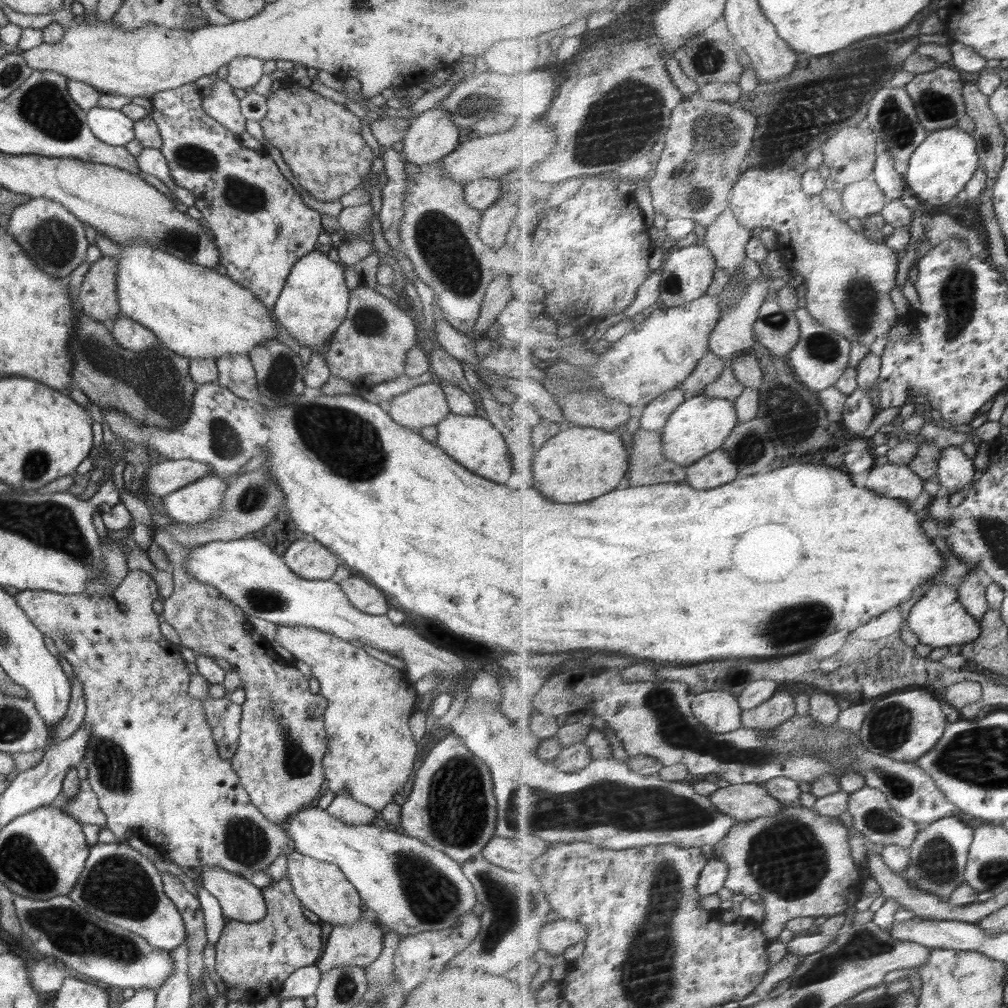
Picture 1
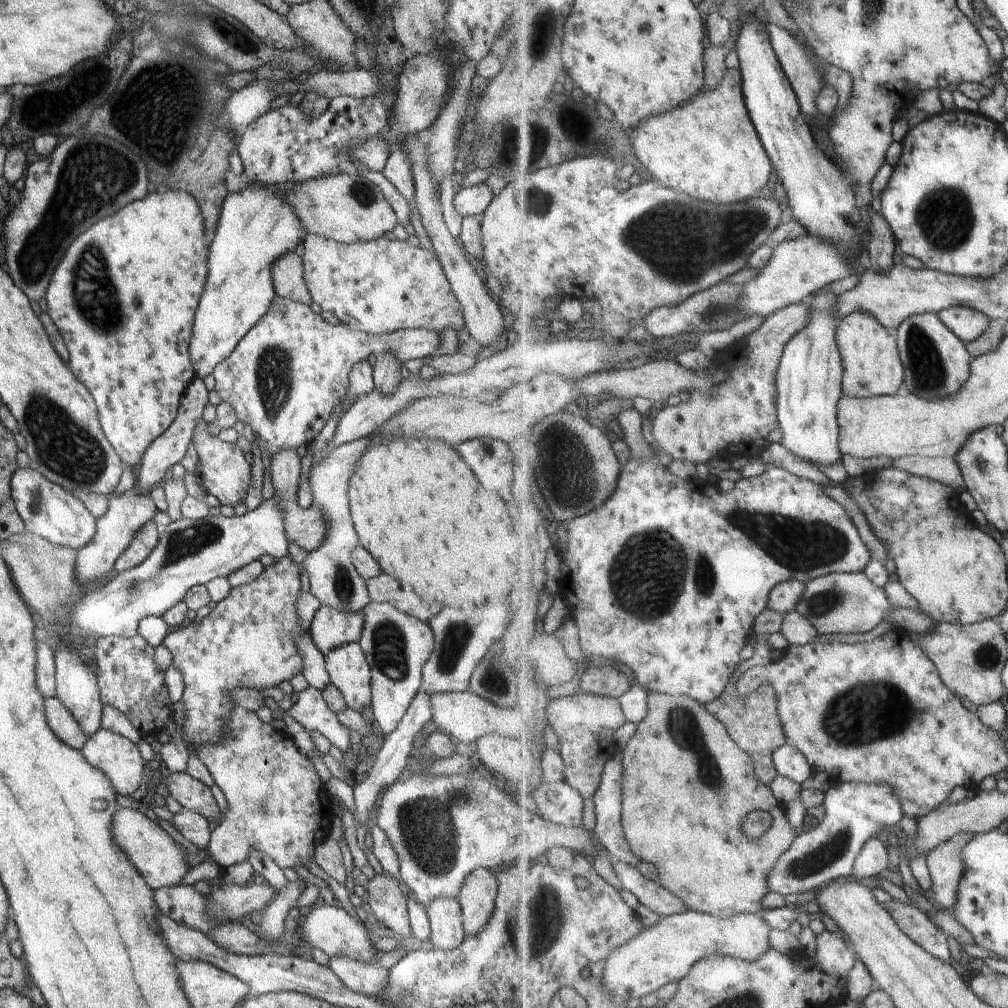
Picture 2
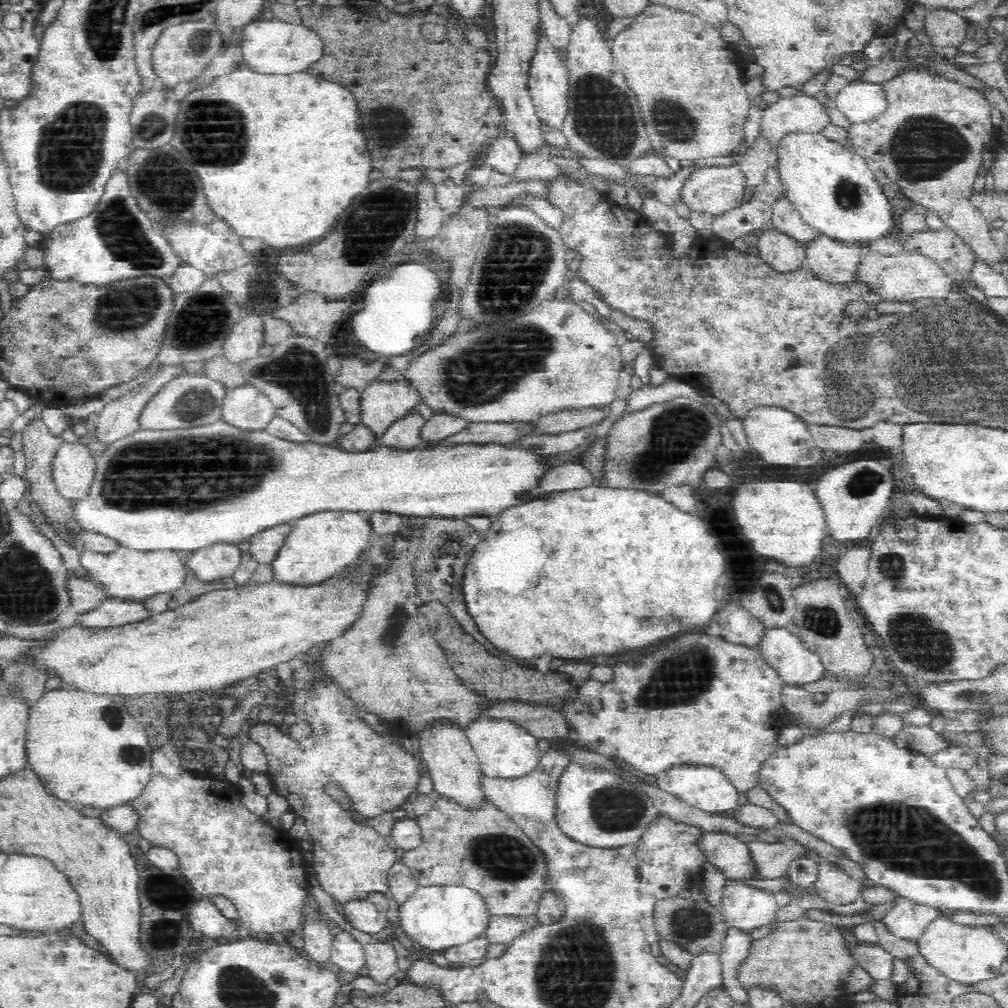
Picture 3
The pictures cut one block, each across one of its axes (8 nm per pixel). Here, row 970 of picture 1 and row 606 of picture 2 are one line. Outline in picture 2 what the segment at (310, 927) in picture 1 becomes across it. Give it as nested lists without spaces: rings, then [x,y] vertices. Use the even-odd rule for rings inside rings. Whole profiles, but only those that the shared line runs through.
[[[290,554],[278,559],[278,562],[274,566],[267,567],[265,572],[262,573],[257,579],[249,584],[239,585],[232,587],[228,596],[216,604],[216,607],[207,614],[207,617],[203,618],[203,621],[196,627],[194,622],[190,623],[187,627],[178,628],[178,630],[170,631],[160,645],[164,645],[172,655],[172,664],[179,674],[181,675],[182,690],[180,695],[180,702],[184,703],[184,724],[182,728],[176,729],[173,738],[169,744],[162,745],[159,756],[162,765],[165,767],[166,773],[186,773],[186,762],[188,762],[188,756],[190,756],[190,746],[196,749],[200,745],[206,743],[218,743],[225,736],[225,725],[229,721],[229,713],[231,712],[232,702],[228,700],[228,694],[234,689],[256,689],[262,690],[262,688],[272,688],[272,686],[278,687],[284,681],[290,681],[295,674],[300,674],[302,670],[303,660],[299,650],[296,648],[295,642],[298,637],[303,635],[303,628],[299,623],[299,615],[296,612],[297,605],[295,602],[299,597],[301,591],[299,575],[301,574],[302,566],[296,563],[290,556]]]

